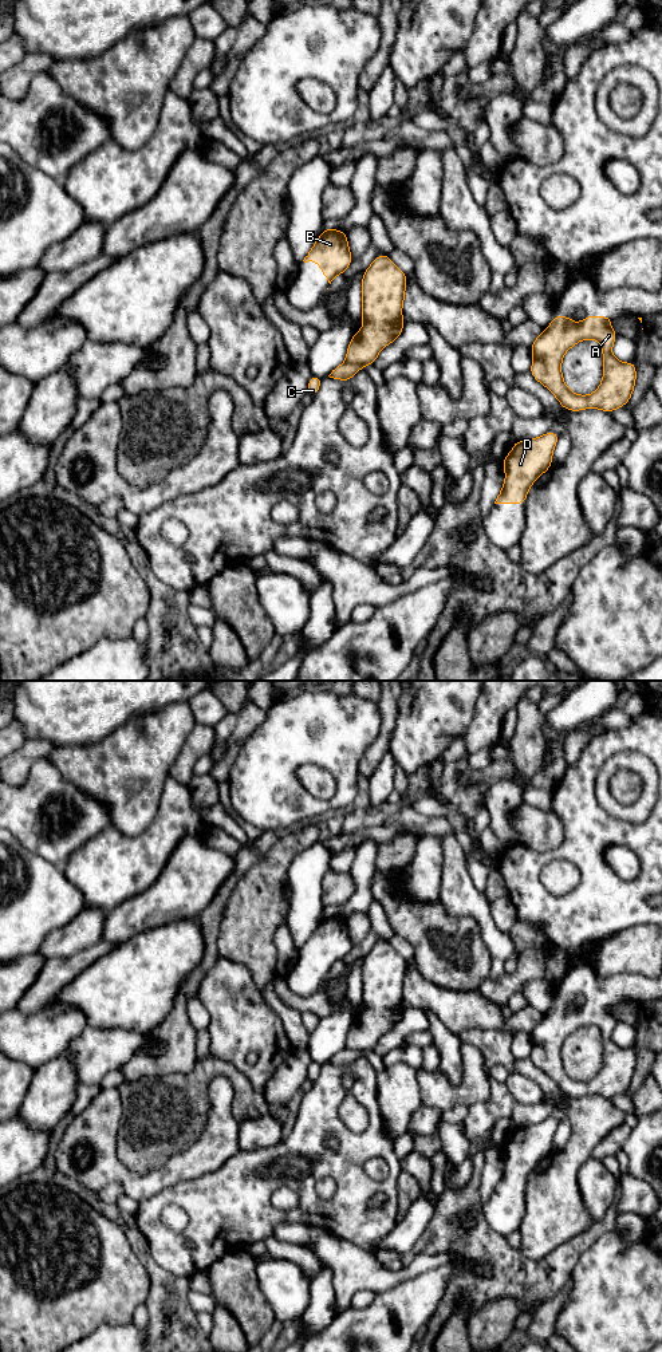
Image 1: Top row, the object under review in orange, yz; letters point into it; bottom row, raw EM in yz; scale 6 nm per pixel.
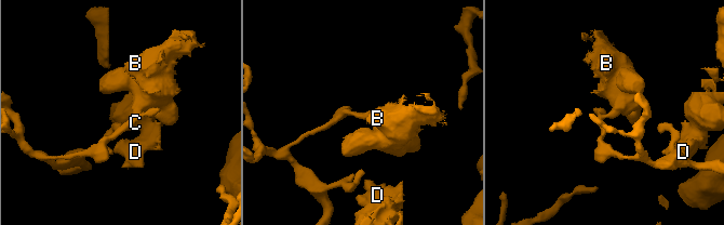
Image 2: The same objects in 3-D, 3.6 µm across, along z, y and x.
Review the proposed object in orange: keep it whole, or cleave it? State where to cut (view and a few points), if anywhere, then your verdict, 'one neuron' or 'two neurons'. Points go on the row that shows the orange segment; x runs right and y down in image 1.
yz (346, 361), (362, 366) | two neurons

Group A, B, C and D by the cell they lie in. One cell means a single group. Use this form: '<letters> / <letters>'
A B D / C

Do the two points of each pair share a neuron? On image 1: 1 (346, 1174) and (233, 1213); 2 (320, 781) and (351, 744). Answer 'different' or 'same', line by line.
1: same
2: different

